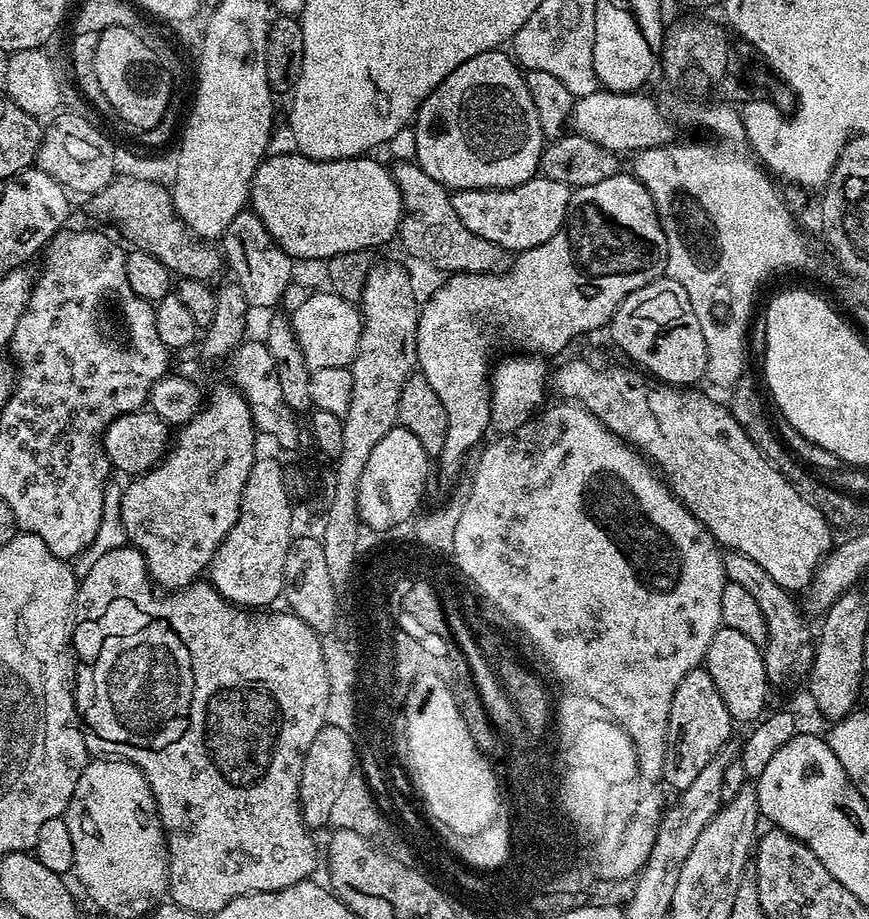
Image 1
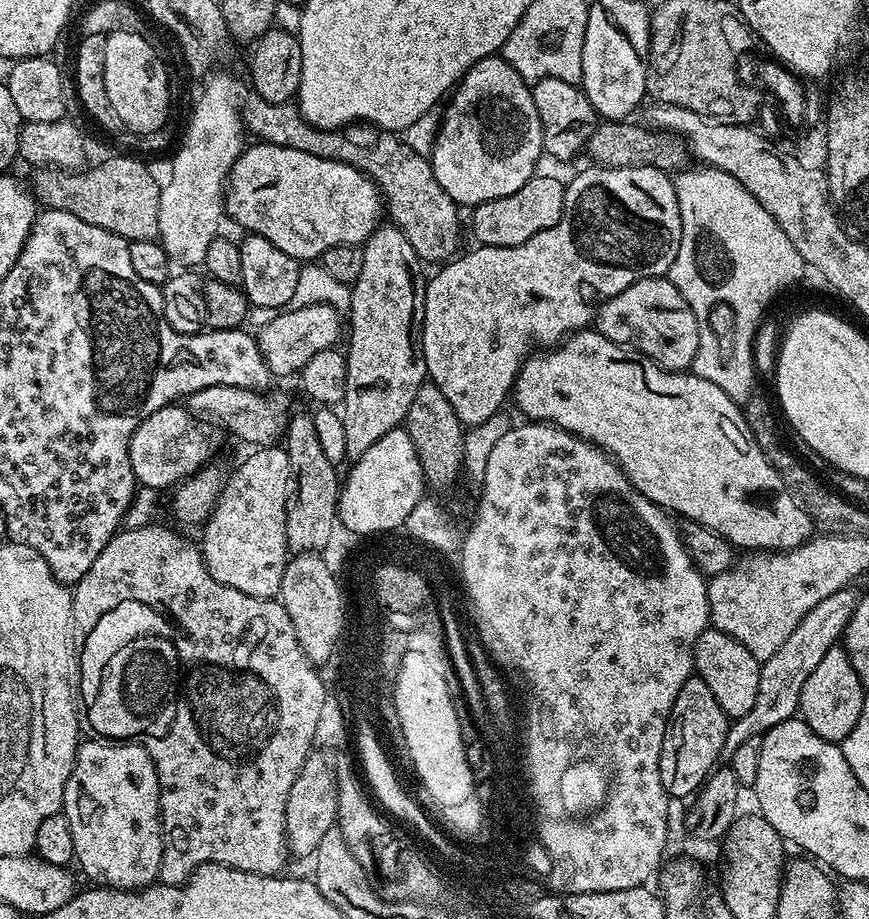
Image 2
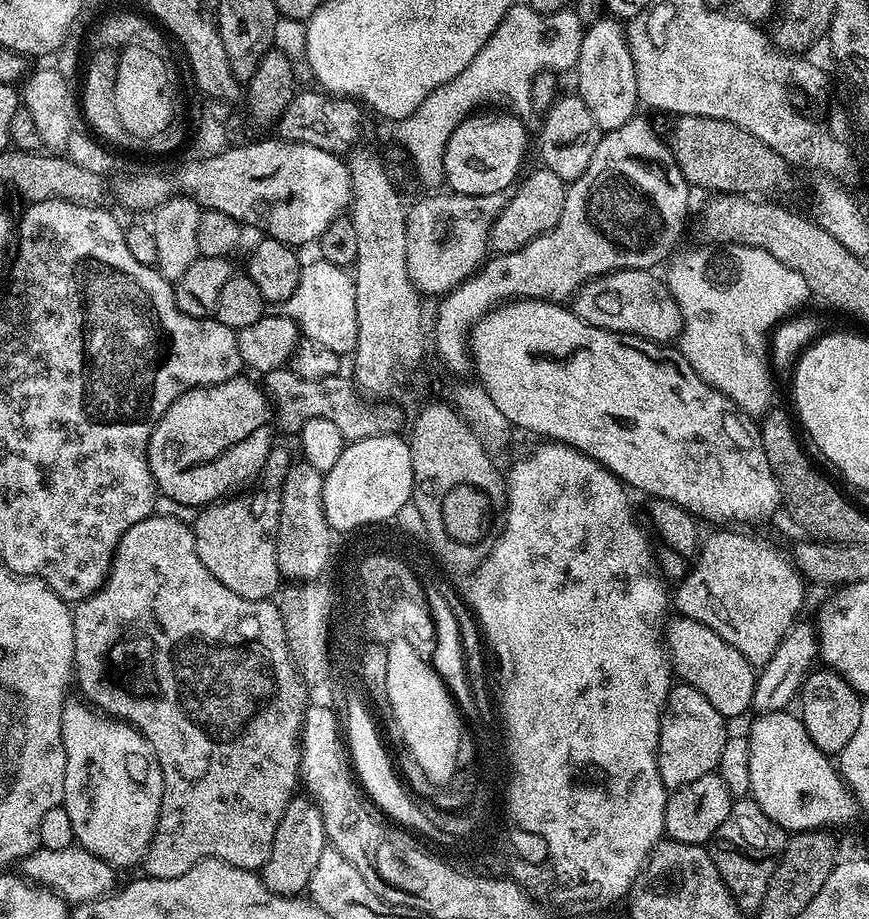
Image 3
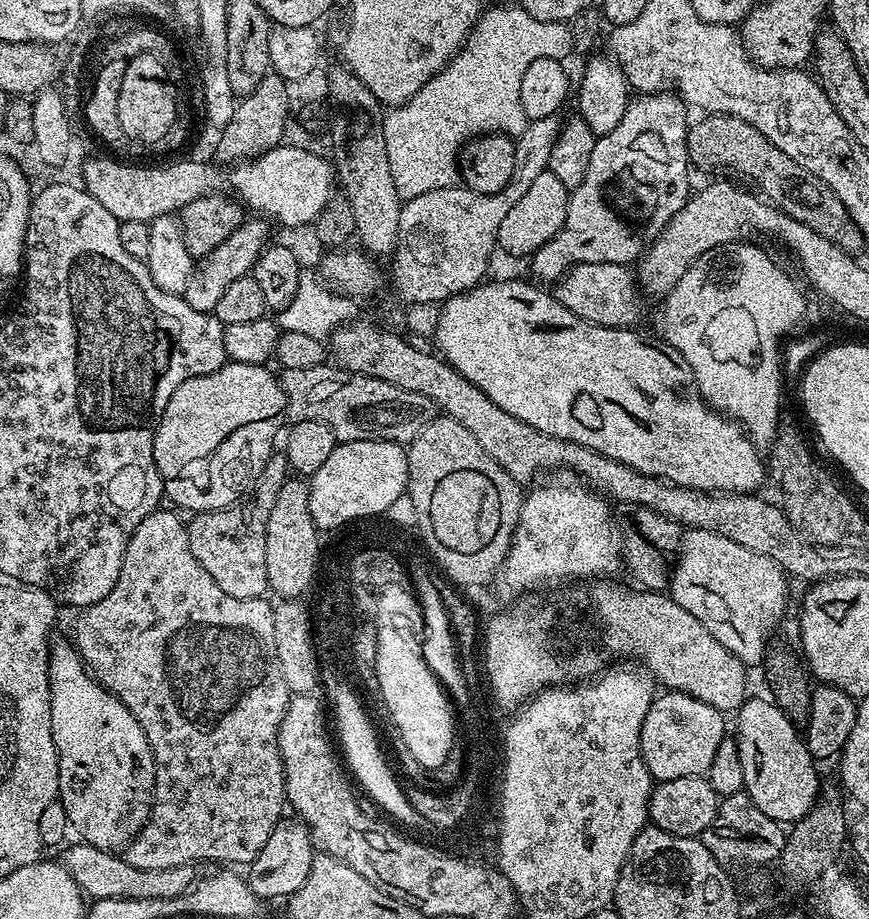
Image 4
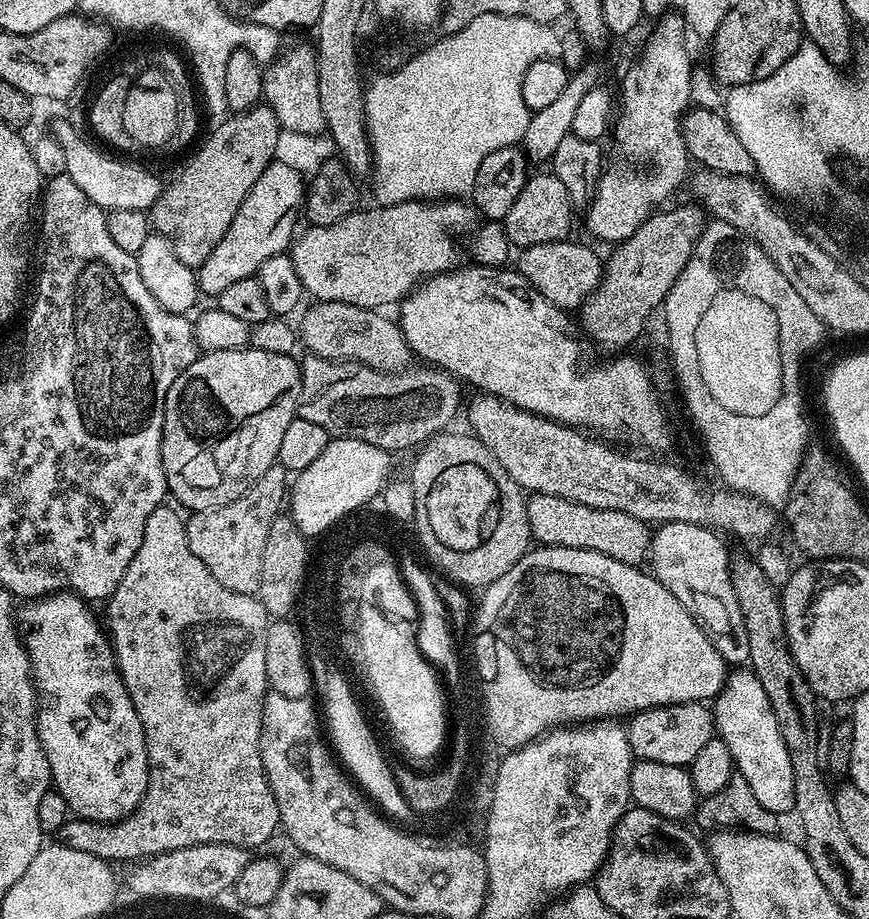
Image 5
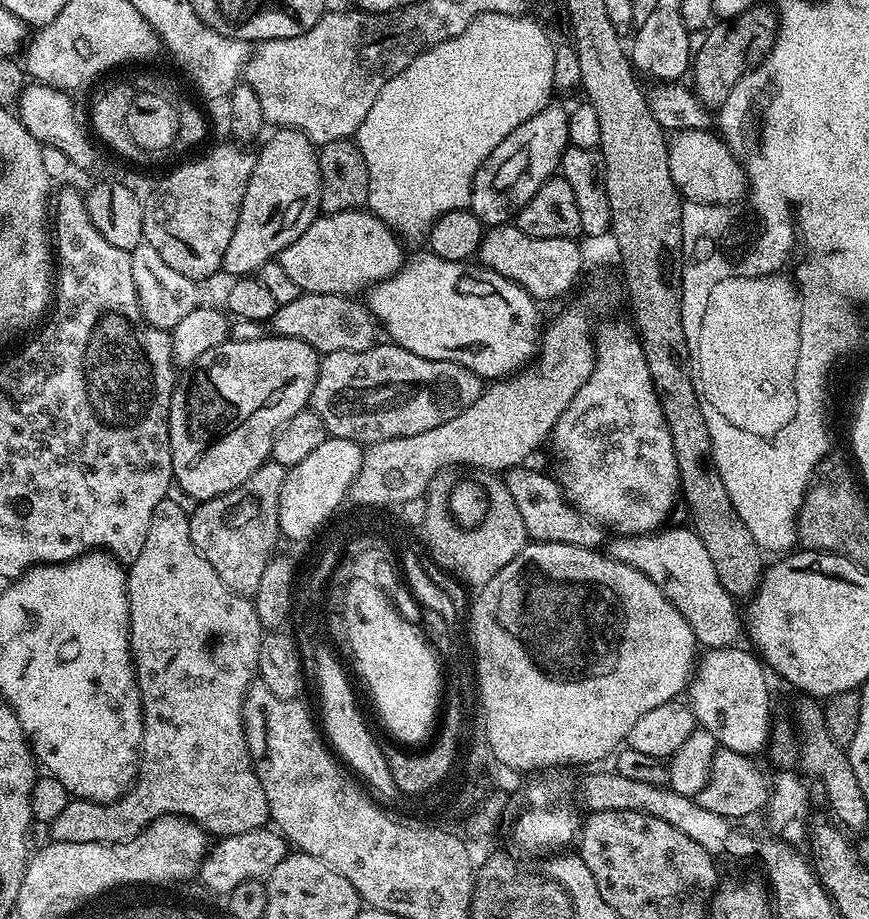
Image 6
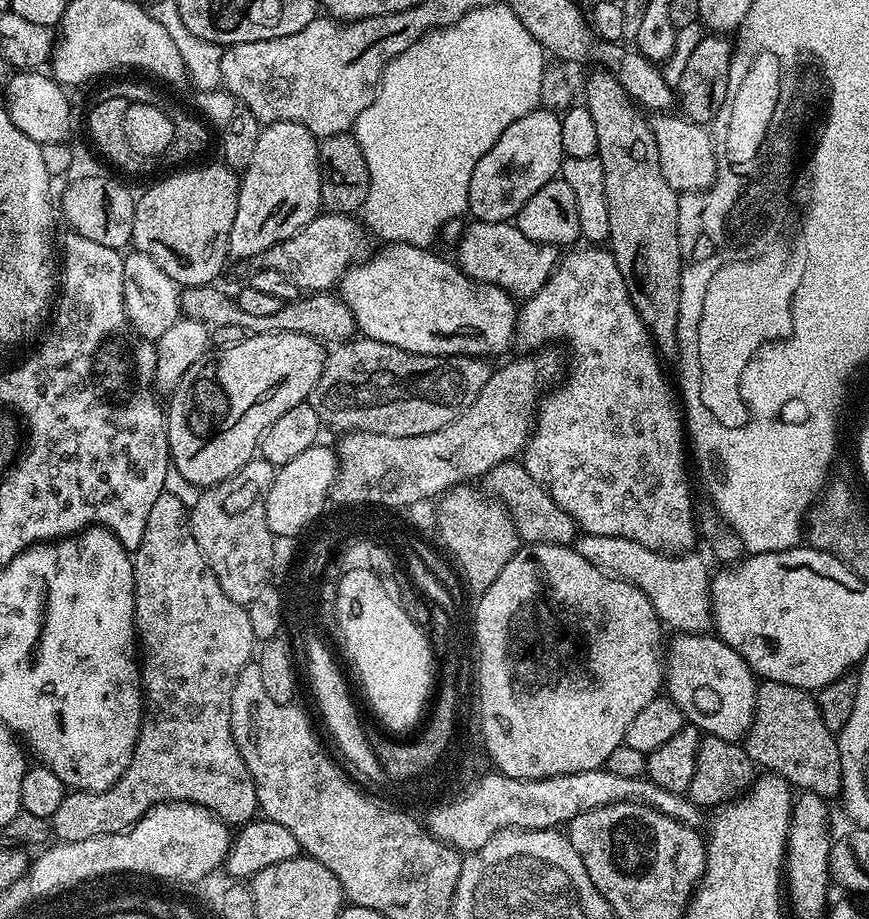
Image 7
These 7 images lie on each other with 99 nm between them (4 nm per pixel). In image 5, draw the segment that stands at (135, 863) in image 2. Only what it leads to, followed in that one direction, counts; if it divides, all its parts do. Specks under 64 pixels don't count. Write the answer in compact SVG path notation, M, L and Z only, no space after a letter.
M54 592L46 596L41 596L23 605L25 608L18 612L18 627L20 629L20 639L24 641L24 648L30 658L32 667L32 680L36 683L36 694L38 697L38 707L36 709L36 725L38 726L38 738L42 742L42 750L46 750L46 762L50 762L50 774L55 791L66 798L66 806L73 817L99 824L117 824L124 820L142 802L146 794L148 785L148 751L146 750L146 738L142 730L142 722L134 710L134 702L124 685L124 679L120 676L120 671L116 669L116 653L112 651L107 631L96 621L96 616L91 612L89 601L72 592Z

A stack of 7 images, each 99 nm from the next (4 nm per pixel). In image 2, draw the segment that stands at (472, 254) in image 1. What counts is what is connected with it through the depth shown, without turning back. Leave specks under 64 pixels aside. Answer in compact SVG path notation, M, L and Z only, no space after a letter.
M255 94L245 95L242 100L242 115L244 124L249 133L256 135L257 141L274 146L286 146L290 150L302 150L302 154L314 154L318 158L327 160L337 160L343 164L354 166L360 172L364 172L371 178L377 188L380 190L381 197L392 207L391 223L406 234L406 242L414 246L416 255L421 261L439 265L441 262L447 262L457 255L456 247L460 244L460 216L458 205L452 201L450 194L438 186L438 178L434 178L432 161L427 156L418 154L410 150L410 146L403 138L395 132L386 132L382 128L376 128L372 124L357 122L349 124L343 130L331 132L310 126L306 118L300 113L299 107L295 103L271 104L266 102L266 98Z

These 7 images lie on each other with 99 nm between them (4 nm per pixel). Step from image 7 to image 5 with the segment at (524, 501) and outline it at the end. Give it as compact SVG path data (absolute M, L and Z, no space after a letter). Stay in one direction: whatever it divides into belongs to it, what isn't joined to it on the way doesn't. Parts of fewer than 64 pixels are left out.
M533 492L527 497L528 525L532 531L532 540L537 545L550 548L581 548L618 558L637 566L645 563L652 547L653 529L644 521L626 514L622 510L602 510L570 502L554 494Z

